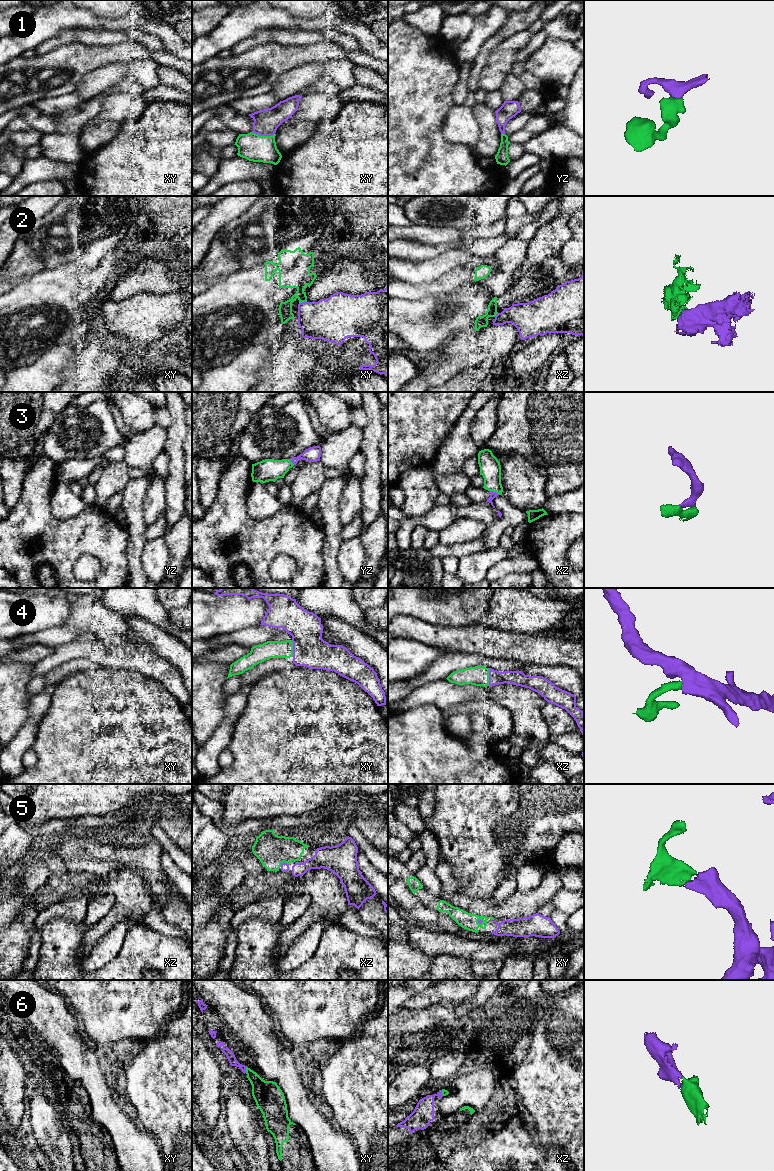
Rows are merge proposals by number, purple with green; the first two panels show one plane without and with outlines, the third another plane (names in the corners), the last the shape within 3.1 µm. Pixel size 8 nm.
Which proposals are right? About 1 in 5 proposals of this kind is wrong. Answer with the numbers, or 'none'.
1, 3, 4, 5, 6

